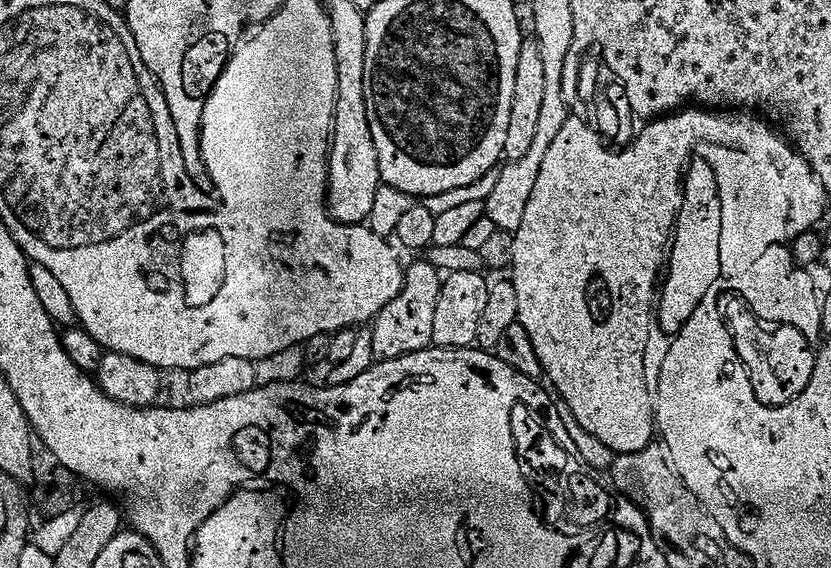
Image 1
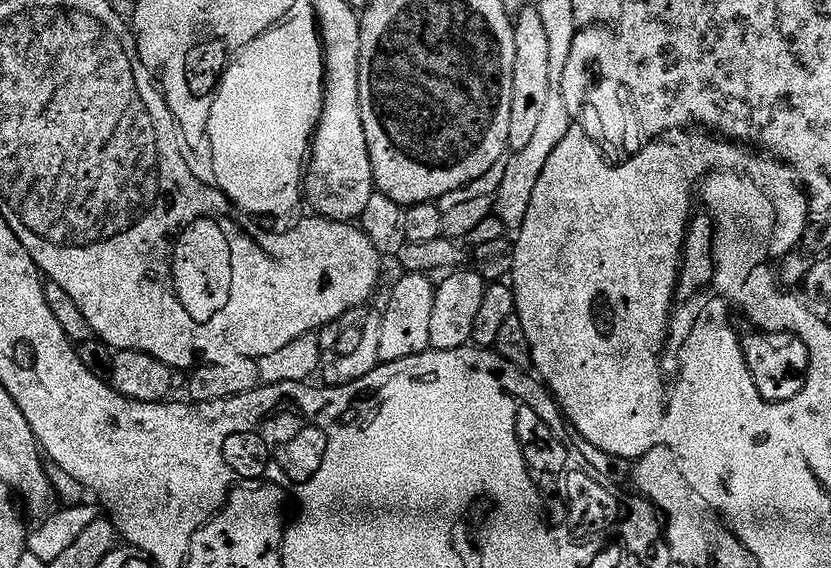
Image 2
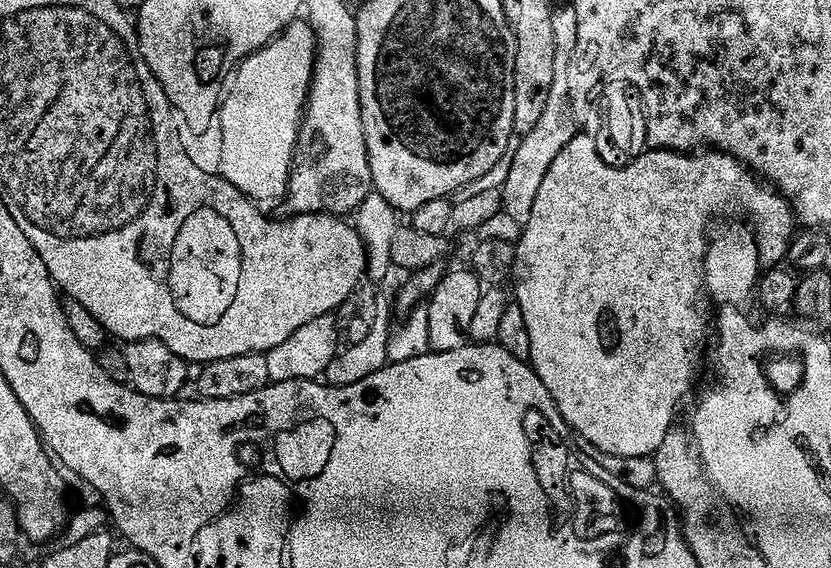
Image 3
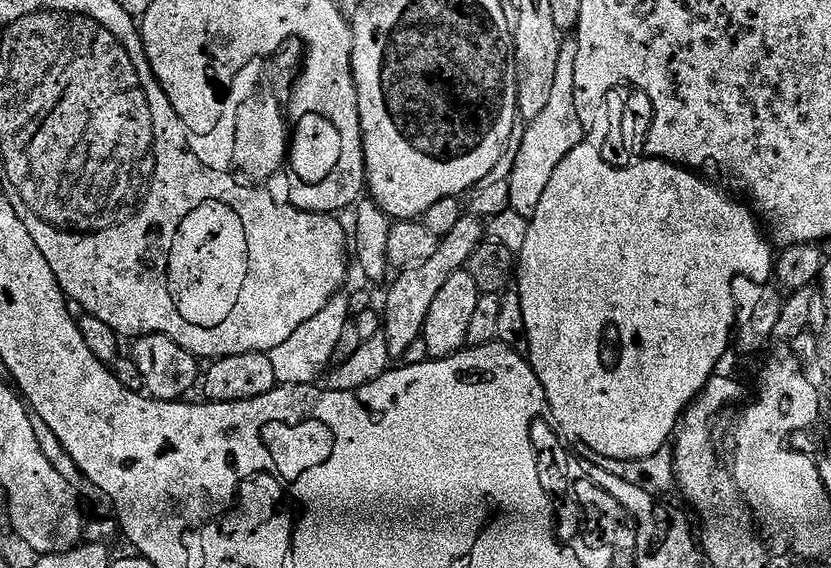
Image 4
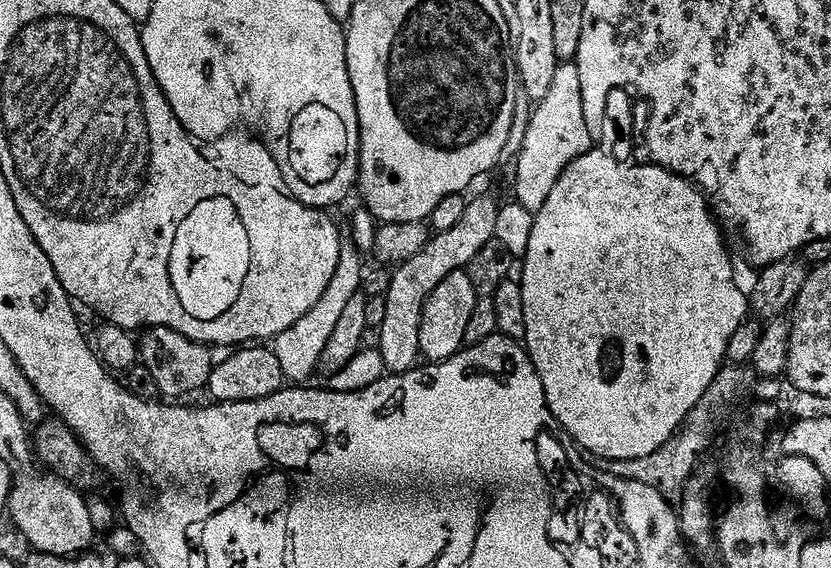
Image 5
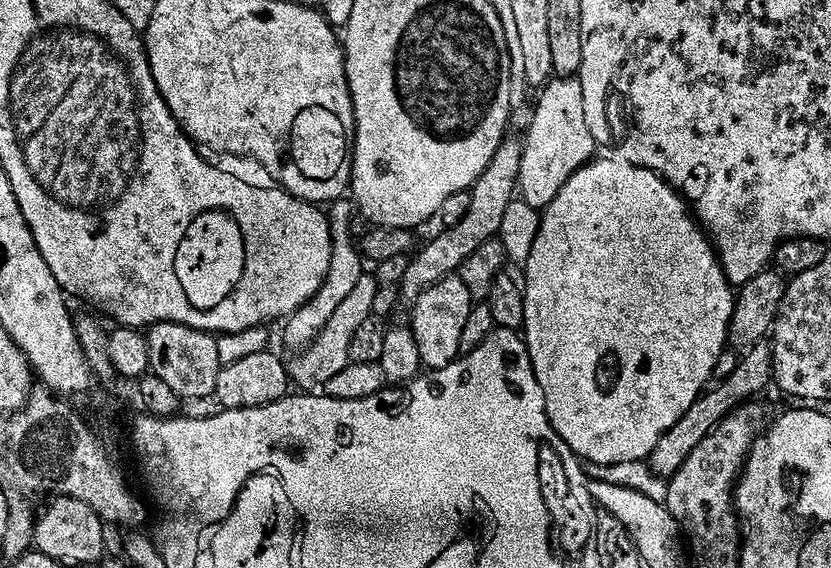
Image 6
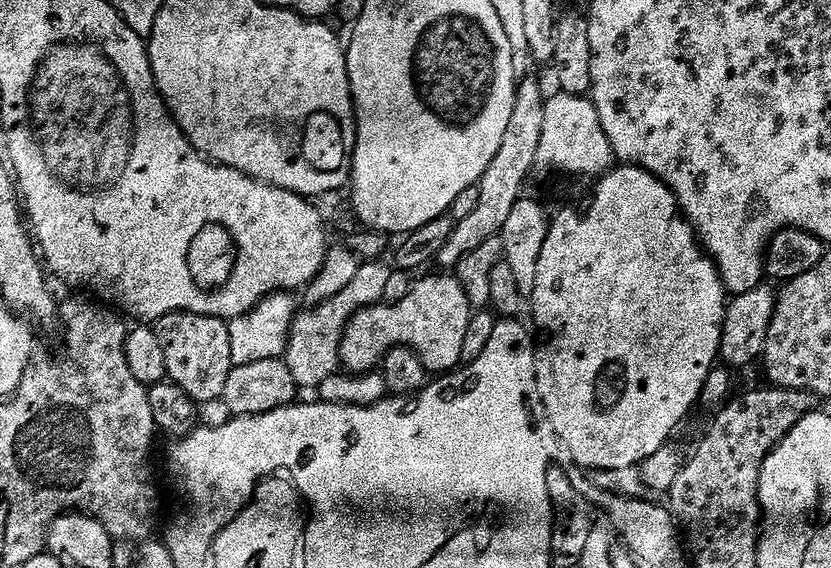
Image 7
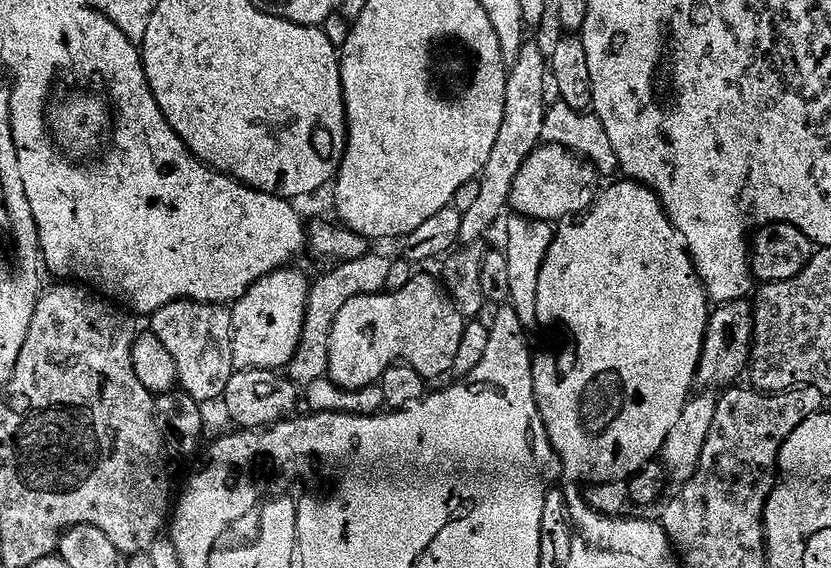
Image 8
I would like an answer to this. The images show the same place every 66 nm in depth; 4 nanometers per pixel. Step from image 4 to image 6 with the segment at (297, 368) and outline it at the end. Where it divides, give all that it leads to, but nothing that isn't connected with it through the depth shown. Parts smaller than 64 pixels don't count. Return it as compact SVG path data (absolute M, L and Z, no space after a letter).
M348 196L332 201L328 208L328 217L331 226L332 254L327 278L311 302L304 304L295 315L289 317L284 326L286 327L284 338L290 347L298 348L296 350L305 350L314 343L340 304L354 292L354 288L366 273L363 255L356 240L354 242L352 238L352 220L356 218L355 201Z

